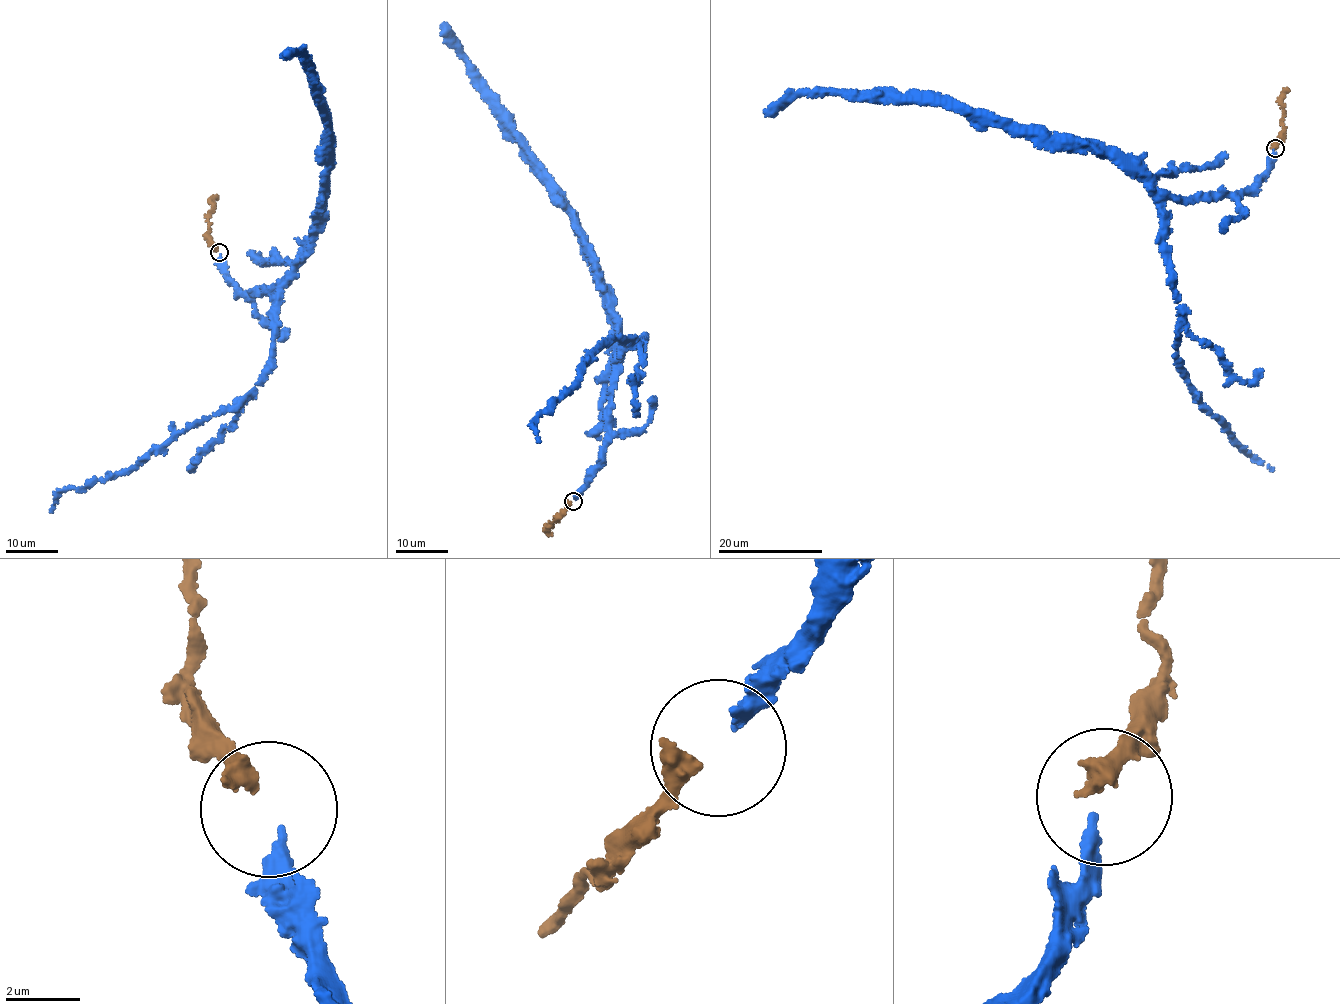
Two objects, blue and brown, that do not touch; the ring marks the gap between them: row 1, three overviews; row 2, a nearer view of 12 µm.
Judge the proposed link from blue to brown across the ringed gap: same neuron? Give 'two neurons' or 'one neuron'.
one neuron

